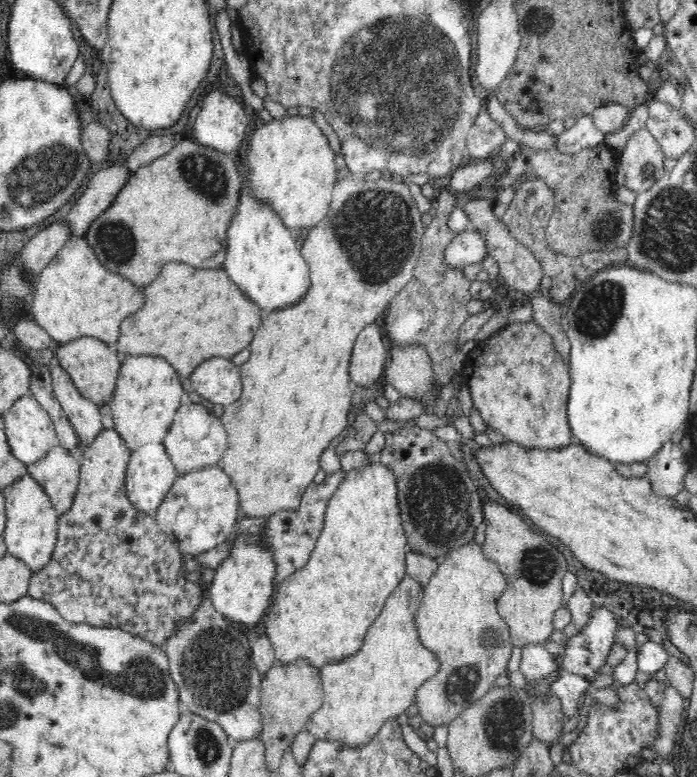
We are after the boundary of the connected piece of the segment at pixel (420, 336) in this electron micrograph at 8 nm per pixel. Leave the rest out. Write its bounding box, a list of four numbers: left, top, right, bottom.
[380,188,471,389]

